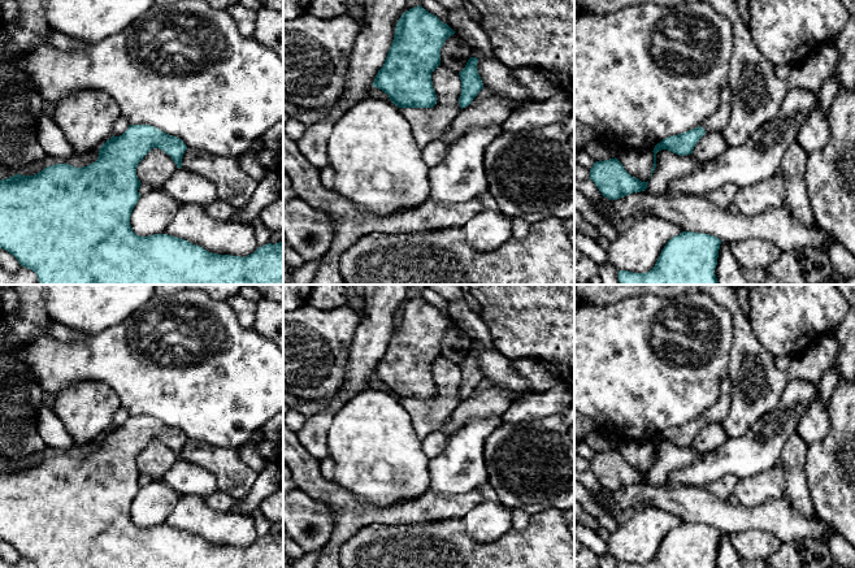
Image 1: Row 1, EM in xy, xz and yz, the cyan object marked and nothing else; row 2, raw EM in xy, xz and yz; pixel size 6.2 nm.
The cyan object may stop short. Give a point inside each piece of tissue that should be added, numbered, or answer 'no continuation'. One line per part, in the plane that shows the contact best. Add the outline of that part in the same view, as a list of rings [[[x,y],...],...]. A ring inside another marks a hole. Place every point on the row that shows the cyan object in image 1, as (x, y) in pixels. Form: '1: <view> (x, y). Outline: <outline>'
1: yz (717, 121). Outline: [[[730,103],[721,104],[720,108],[702,123],[702,127],[704,129],[706,133],[709,131],[721,133],[729,121],[730,112],[732,112]]]

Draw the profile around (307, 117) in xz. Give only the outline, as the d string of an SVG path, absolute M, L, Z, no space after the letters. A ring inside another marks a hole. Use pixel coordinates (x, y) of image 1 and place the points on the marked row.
M283 100L283 112L305 126L324 121L330 108L305 109Z

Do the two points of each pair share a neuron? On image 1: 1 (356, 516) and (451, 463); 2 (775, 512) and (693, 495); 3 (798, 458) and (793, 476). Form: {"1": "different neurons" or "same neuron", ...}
{"1": "different neurons", "2": "same neuron", "3": "same neuron"}

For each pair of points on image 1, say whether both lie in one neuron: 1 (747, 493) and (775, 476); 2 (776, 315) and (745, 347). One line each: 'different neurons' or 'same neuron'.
1: same neuron
2: different neurons

